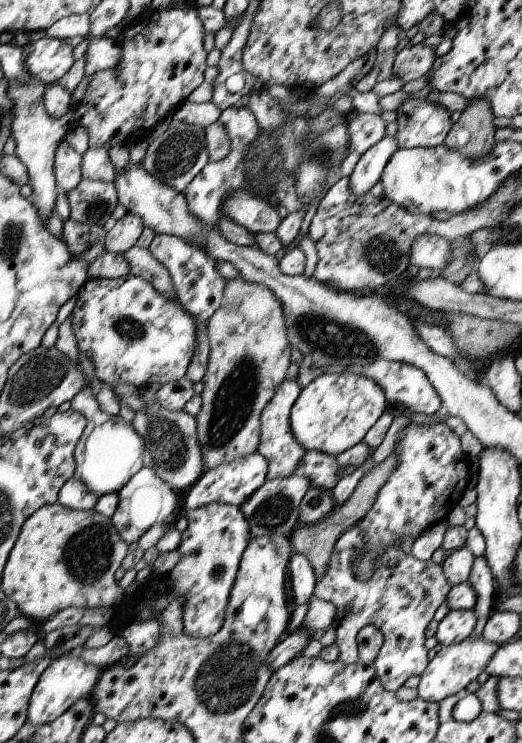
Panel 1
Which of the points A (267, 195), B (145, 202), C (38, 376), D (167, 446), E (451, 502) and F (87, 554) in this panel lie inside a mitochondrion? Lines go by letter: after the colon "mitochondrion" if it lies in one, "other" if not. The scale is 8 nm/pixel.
A: other
B: other
C: mitochondrion
D: mitochondrion
E: other
F: mitochondrion

